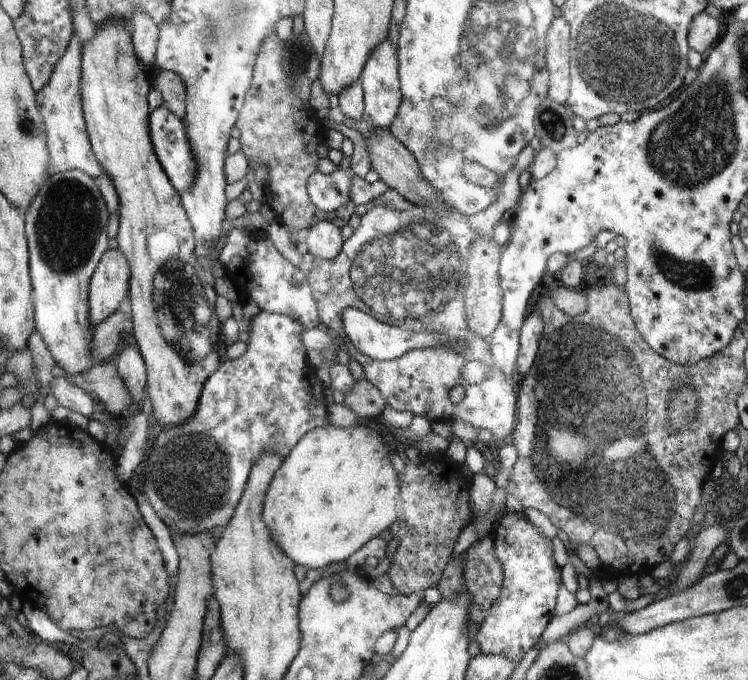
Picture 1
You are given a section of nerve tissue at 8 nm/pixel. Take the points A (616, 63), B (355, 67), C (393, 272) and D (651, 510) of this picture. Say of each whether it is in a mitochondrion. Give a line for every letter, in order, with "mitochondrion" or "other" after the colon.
A: mitochondrion
B: other
C: mitochondrion
D: mitochondrion

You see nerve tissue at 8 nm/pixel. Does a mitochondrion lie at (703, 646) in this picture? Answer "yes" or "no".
no

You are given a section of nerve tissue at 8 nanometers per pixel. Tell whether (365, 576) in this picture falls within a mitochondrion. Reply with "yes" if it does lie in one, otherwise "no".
no

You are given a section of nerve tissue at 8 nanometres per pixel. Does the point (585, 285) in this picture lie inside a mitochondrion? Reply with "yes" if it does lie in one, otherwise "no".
no

